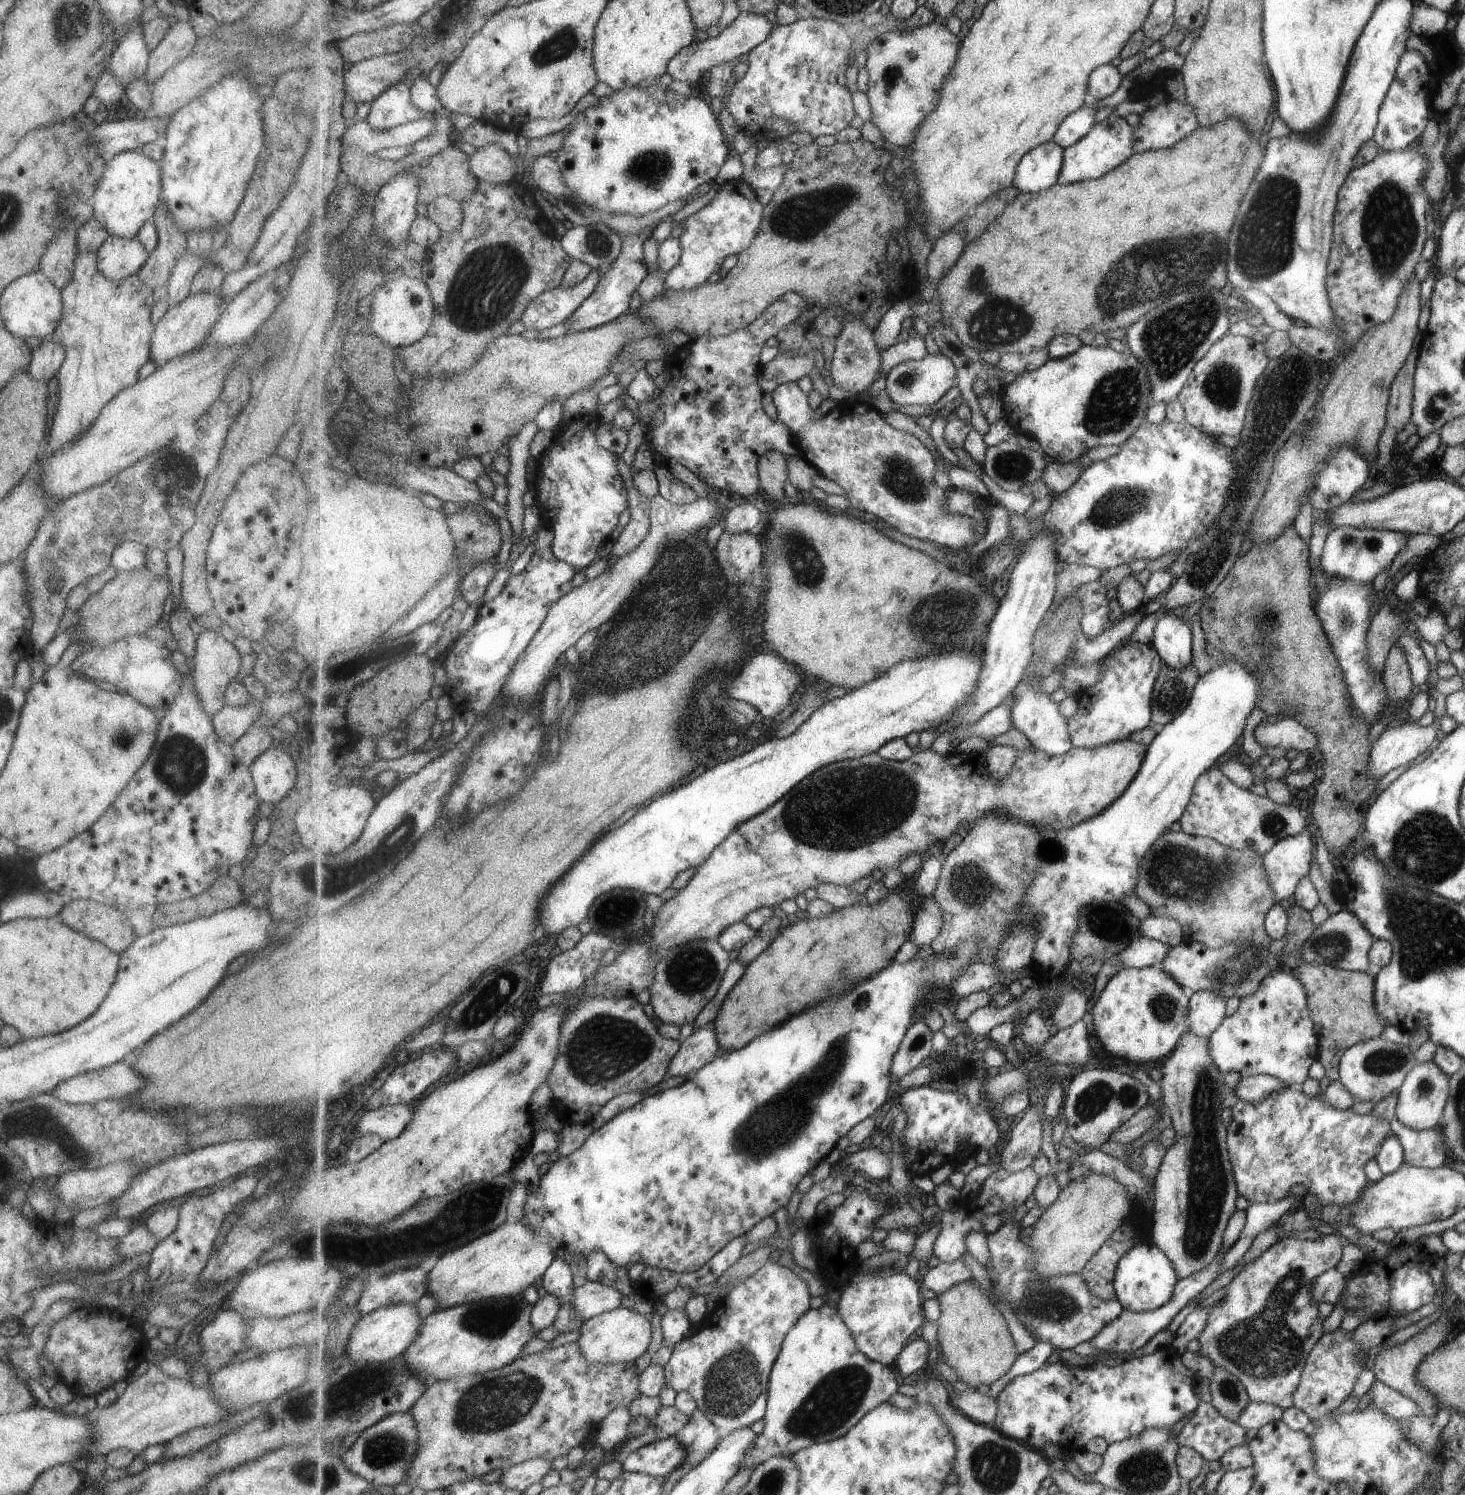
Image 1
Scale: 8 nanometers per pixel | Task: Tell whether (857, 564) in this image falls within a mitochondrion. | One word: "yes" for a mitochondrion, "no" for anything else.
no

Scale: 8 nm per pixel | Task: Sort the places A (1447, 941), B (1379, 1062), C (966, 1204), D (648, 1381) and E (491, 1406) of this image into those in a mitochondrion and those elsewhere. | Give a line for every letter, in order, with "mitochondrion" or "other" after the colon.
A: mitochondrion
B: mitochondrion
C: other
D: other
E: mitochondrion

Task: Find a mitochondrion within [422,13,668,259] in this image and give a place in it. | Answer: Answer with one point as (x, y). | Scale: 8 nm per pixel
(555, 47)

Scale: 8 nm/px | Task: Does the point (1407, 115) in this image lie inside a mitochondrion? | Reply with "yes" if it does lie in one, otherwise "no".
no

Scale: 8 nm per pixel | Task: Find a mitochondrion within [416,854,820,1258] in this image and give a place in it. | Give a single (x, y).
(604, 1047)

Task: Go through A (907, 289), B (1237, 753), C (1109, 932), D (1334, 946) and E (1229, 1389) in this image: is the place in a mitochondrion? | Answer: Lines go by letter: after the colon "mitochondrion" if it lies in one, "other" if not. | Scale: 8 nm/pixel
A: other
B: other
C: other
D: mitochondrion
E: mitochondrion

